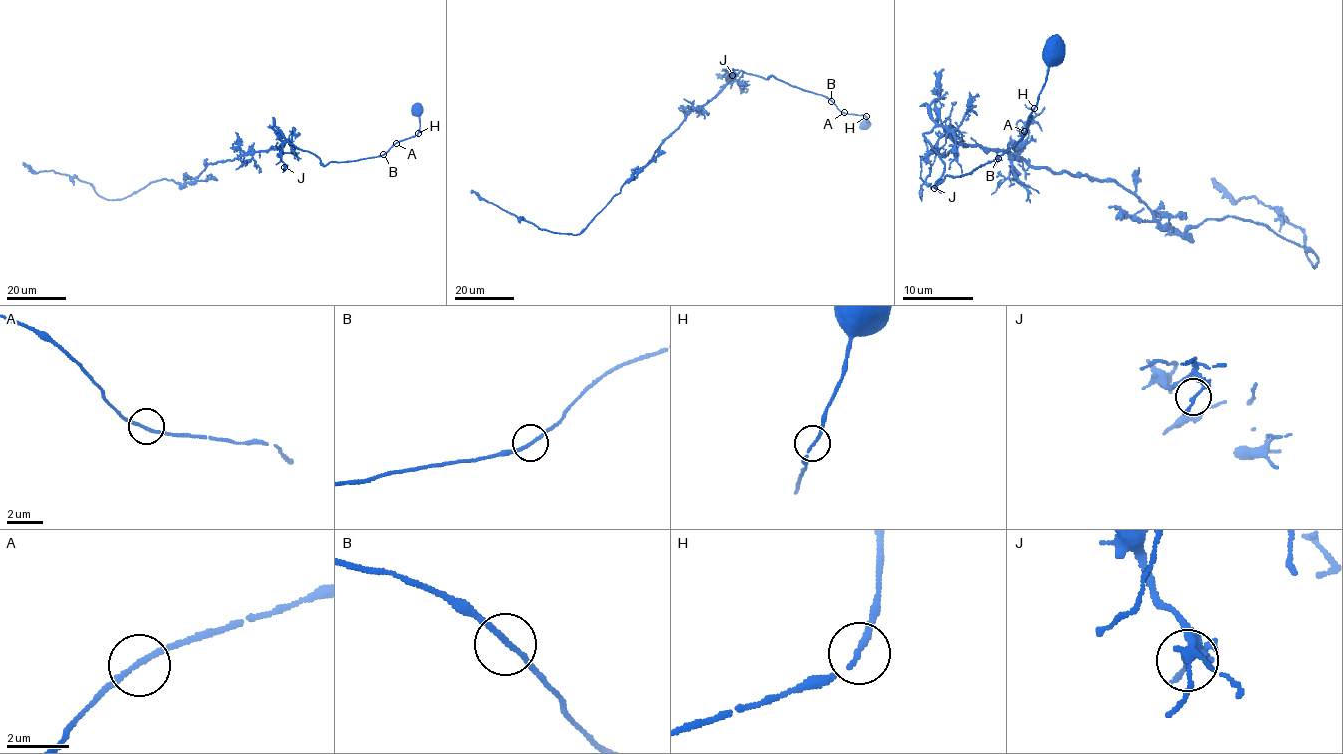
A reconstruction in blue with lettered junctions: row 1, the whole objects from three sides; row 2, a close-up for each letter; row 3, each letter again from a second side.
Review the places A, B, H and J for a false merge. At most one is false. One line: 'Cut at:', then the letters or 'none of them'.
Cut at: none of them

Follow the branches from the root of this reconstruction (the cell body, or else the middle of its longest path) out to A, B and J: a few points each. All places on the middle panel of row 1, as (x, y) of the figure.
A: (865, 127), (867, 118), (864, 115), (844, 112)
B: (865, 127), (867, 118), (864, 115), (842, 112), (831, 101)
J: (865, 127), (864, 115), (842, 112), (821, 95), (772, 75), (732, 75)

